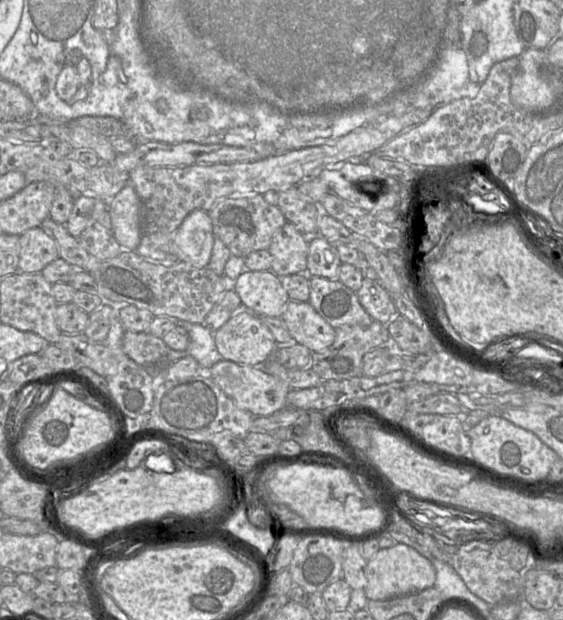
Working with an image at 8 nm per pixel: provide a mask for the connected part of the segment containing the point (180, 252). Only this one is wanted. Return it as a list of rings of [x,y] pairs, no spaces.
[[[193,210],[175,232],[171,254],[195,268],[207,267],[212,255],[215,235],[207,211]]]

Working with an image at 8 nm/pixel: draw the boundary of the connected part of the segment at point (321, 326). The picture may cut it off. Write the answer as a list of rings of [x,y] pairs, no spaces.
[[[290,300],[281,318],[293,341],[304,345],[311,352],[324,351],[334,342],[336,329],[314,309],[309,301]]]

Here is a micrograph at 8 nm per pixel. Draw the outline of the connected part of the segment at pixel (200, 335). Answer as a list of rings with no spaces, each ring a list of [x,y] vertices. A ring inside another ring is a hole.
[[[178,321],[177,324],[184,327],[188,332],[189,345],[183,351],[168,348],[165,363],[172,363],[181,357],[190,355],[198,361],[202,370],[208,370],[222,359],[214,342],[214,332],[209,330],[203,323]]]

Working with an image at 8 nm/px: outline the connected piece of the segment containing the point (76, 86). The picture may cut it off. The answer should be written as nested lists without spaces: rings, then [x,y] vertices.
[[[80,55],[80,57],[75,58],[71,61],[70,64],[62,68],[61,73],[58,76],[56,82],[56,91],[58,96],[65,102],[68,102],[82,88],[87,89],[88,94],[91,81],[91,74],[92,68],[89,60],[84,55]]]

